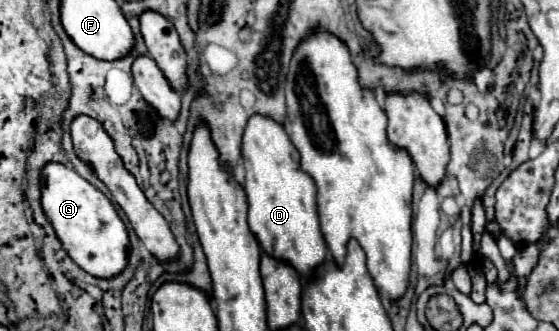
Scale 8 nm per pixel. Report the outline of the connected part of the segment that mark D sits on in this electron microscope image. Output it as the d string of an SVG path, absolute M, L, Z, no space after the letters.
M252 115L242 139L242 157L246 165L244 191L248 197L248 225L252 233L268 255L288 259L300 275L308 275L320 259L326 259L326 243L322 235L318 241L316 183L300 169L300 155L284 125L268 115Z

